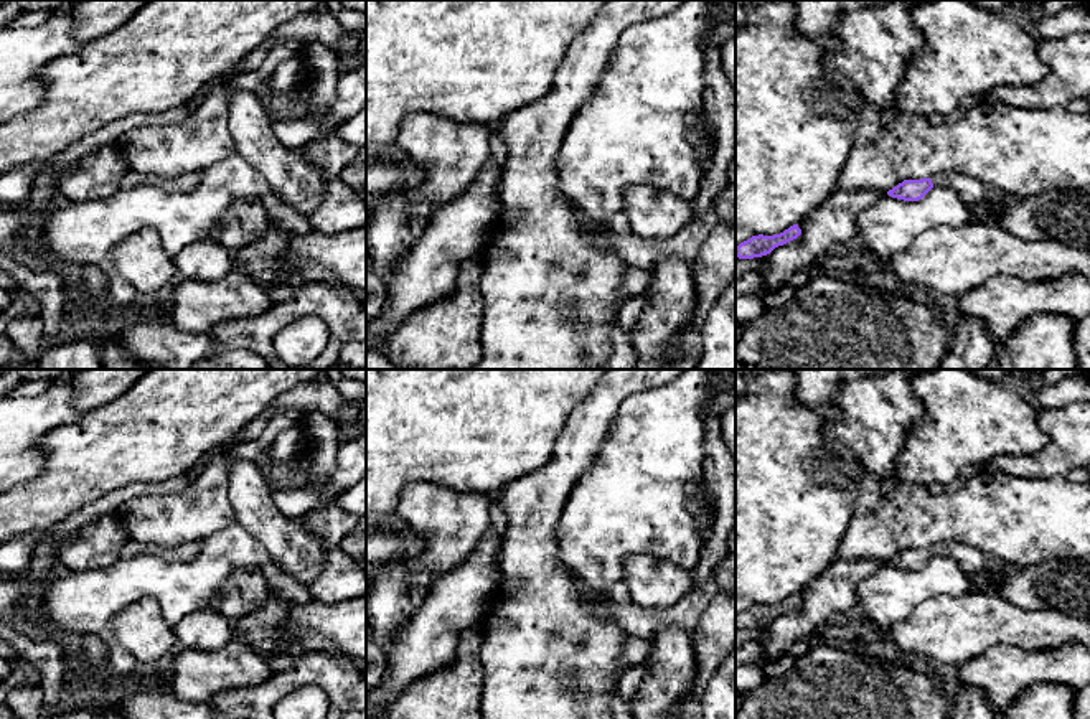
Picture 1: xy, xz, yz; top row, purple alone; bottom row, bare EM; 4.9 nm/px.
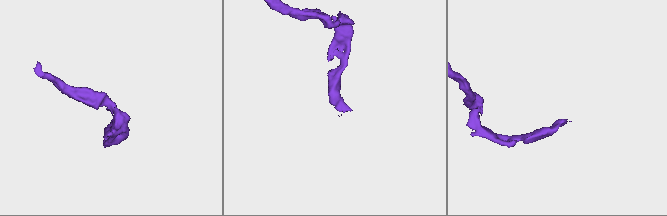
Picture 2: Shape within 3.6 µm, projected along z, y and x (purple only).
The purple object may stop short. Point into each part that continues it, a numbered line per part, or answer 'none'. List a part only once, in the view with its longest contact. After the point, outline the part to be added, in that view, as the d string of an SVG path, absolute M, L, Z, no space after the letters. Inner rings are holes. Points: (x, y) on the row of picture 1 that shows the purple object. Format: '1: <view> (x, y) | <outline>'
1: yz (970, 190) | M958 172L942 173L930 180L933 186L951 188L968 208L978 203L989 191L983 181Z

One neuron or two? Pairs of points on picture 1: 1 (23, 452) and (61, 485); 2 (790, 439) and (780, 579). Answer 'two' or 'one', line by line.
1: two
2: one

